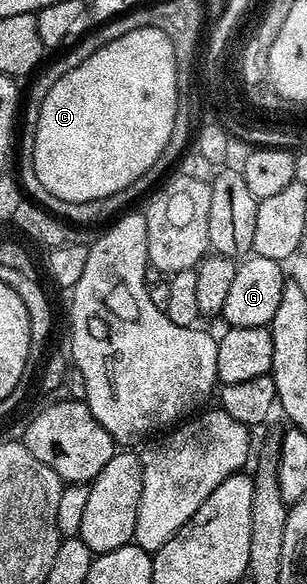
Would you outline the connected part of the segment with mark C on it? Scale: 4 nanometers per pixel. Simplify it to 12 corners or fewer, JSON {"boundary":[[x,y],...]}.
{"boundary":[[126,31],[50,87],[32,152],[70,203],[130,187],[174,126],[172,40]]}

